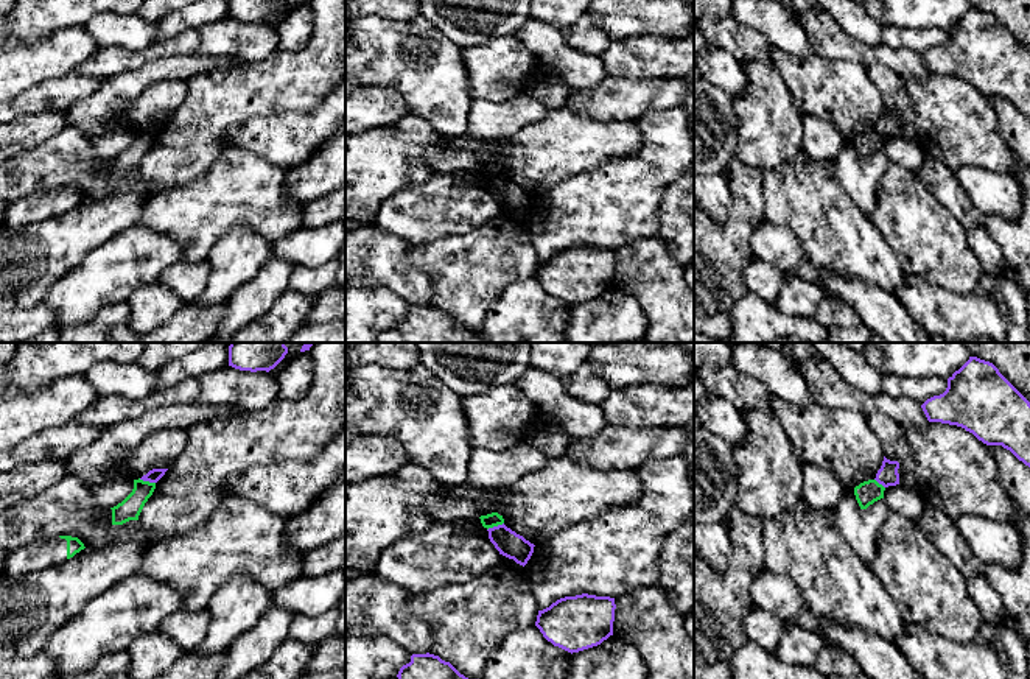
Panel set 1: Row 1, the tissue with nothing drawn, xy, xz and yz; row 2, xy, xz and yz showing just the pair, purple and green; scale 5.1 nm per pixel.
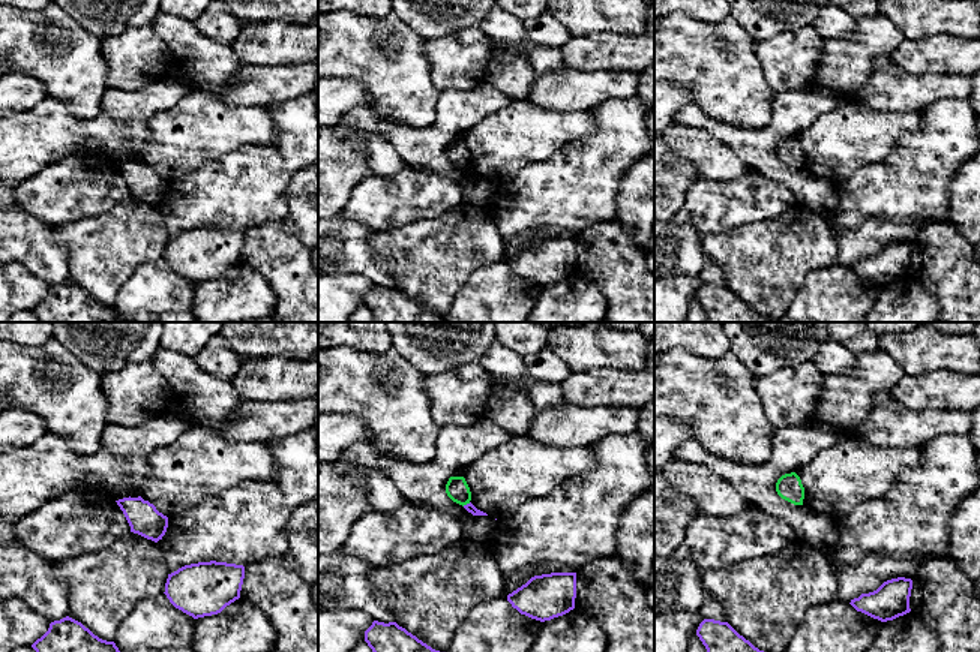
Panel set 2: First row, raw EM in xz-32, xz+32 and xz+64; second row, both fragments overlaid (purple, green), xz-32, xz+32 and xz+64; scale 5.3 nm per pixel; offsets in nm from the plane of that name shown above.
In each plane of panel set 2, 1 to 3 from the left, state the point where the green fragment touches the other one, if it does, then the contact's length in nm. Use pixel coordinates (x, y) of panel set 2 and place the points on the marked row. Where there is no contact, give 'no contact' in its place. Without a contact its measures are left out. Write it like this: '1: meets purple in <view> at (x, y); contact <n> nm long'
1: no contact
2: meets purple in xz+32 at (467, 504); contact 50 nm long
3: no contact

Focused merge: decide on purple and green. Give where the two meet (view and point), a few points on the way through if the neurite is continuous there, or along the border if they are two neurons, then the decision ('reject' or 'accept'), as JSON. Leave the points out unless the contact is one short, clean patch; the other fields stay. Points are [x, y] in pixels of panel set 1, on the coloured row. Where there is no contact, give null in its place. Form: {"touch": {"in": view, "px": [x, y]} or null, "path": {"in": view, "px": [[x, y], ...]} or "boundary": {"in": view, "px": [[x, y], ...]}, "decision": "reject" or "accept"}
{"touch": {"in": "xz", "px": [495, 527]}, "boundary": {"in": "xz", "px": [[503, 522], [487, 530]]}, "decision": "reject"}

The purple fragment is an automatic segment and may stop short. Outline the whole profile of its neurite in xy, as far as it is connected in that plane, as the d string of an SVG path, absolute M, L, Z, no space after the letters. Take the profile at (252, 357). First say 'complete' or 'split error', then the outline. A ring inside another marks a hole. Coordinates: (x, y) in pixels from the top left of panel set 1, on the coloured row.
complete; M230 343L229 366L240 371L269 372L286 354L285 343Z

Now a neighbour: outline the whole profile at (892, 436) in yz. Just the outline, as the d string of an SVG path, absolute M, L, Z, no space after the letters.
M881 411L871 413L867 419L873 433L879 439L884 456L899 463L899 484L916 489L915 459L906 430L895 419Z

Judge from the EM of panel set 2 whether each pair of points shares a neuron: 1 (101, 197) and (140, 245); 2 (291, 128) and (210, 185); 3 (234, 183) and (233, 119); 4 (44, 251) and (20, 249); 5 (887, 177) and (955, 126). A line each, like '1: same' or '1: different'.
1: different
2: same
3: different
4: same
5: same

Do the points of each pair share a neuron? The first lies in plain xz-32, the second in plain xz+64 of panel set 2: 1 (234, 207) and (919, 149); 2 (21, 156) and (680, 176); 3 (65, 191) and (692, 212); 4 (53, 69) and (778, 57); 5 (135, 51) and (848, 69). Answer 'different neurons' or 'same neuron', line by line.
1: same neuron
2: same neuron
3: same neuron
4: different neurons
5: different neurons

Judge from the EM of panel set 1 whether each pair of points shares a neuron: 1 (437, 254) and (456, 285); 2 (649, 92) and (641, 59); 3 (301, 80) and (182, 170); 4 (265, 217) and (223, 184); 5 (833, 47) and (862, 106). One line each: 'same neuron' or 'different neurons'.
1: same neuron
2: different neurons
3: same neuron
4: same neuron
5: different neurons

